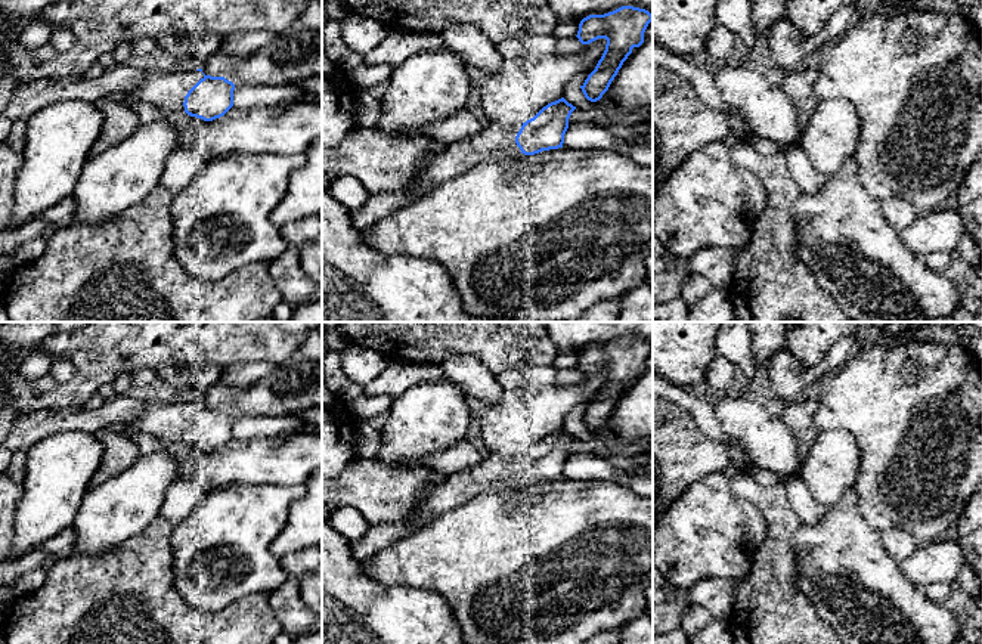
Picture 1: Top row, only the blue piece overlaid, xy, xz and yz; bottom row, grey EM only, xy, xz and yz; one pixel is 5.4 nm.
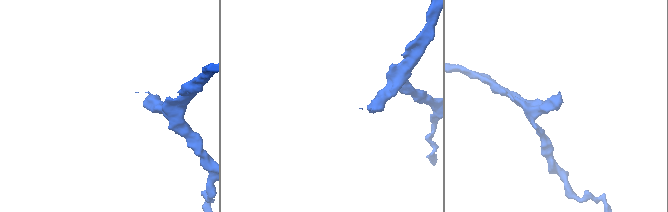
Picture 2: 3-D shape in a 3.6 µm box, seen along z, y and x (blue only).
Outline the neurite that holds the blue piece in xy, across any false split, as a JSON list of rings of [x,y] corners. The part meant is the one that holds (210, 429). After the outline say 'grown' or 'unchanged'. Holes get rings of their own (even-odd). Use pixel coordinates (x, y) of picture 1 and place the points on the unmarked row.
[[[148,402],[143,414],[127,424],[134,433],[165,443],[186,443],[204,452],[223,448],[233,437],[235,415],[224,408],[196,402]]]; grown

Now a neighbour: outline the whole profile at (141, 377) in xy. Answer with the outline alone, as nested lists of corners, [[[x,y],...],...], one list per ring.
[[[142,368],[131,371],[131,387],[148,386],[149,383],[158,380],[158,374],[155,369]]]

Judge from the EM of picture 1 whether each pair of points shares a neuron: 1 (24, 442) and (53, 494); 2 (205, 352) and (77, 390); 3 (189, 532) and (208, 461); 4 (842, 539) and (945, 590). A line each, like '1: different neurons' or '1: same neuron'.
1: different neurons
2: same neuron
3: different neurons
4: different neurons

